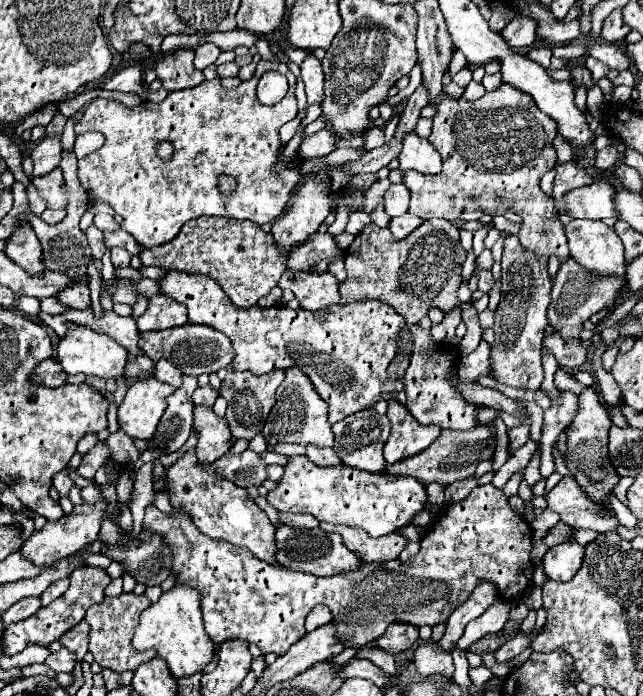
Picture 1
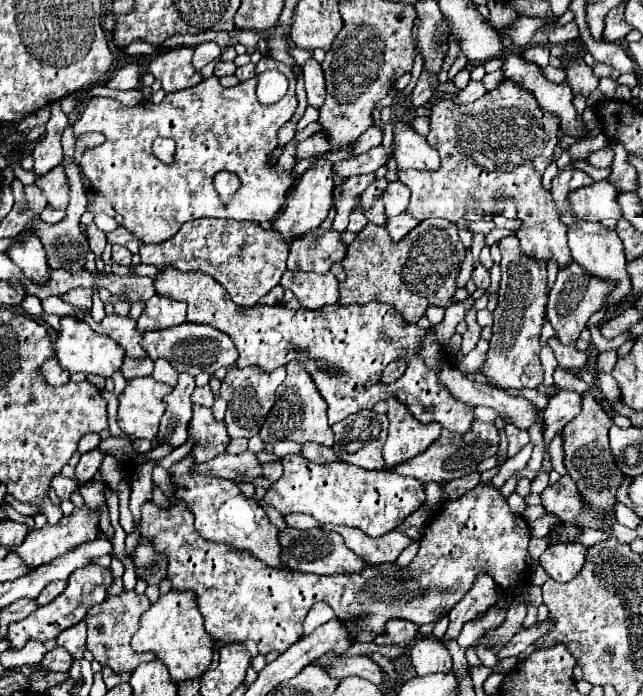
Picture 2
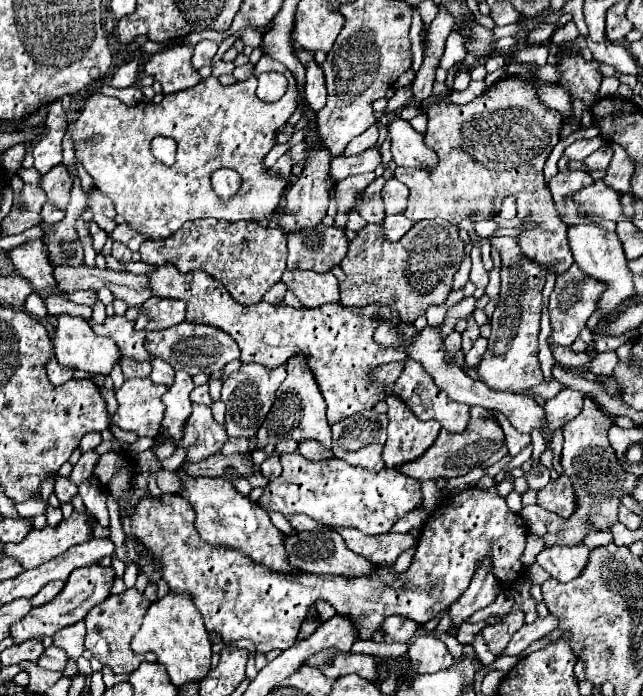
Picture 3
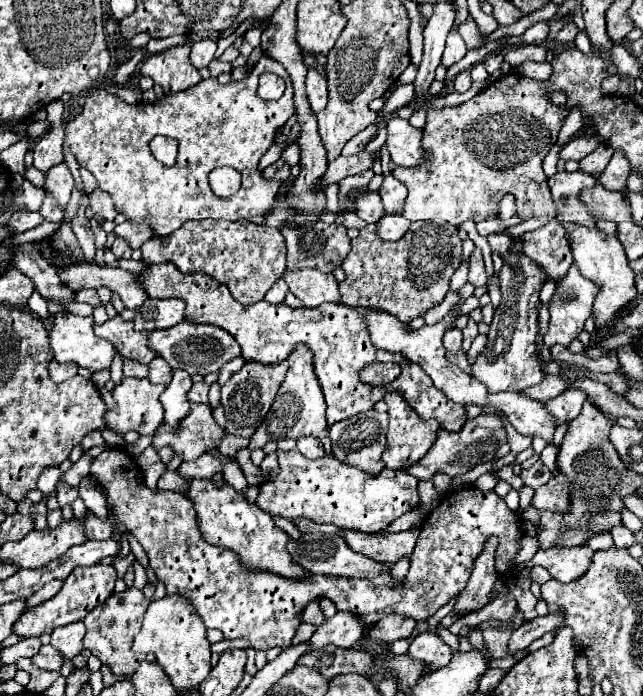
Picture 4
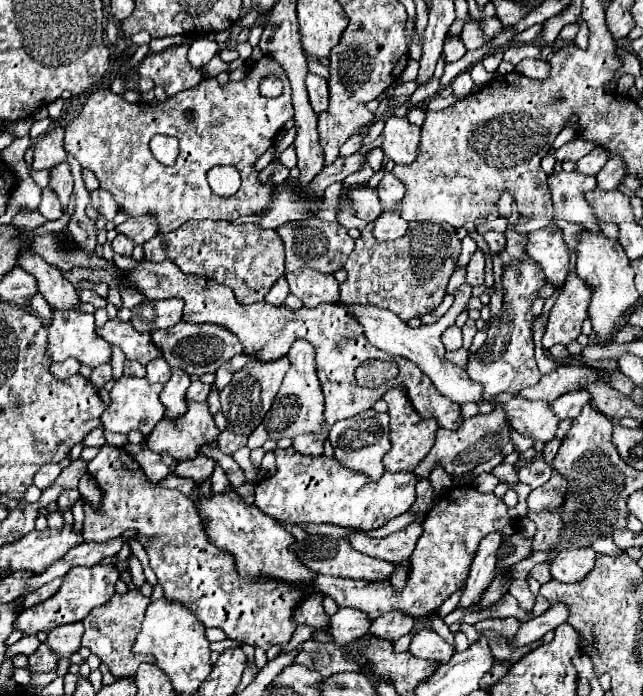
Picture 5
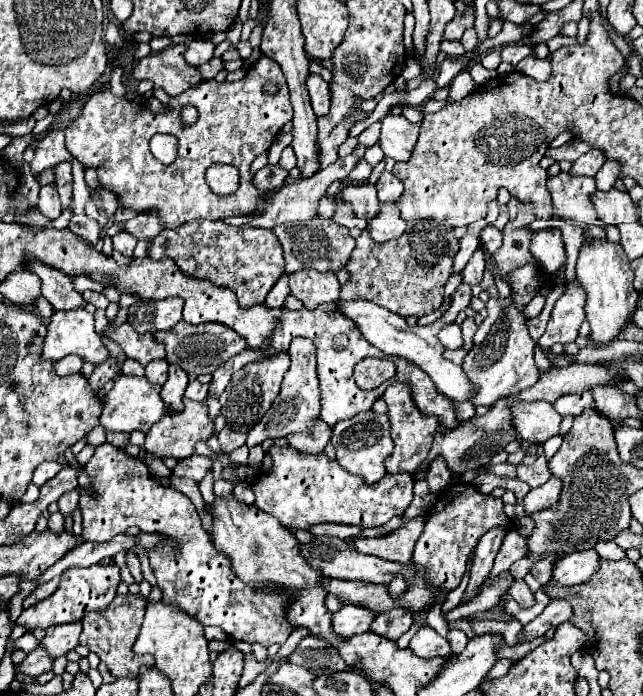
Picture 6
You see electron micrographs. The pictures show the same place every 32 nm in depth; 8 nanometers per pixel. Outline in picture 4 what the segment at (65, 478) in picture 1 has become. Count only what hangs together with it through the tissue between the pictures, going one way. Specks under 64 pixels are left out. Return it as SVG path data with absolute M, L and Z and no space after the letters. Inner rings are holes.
M58 482L58 484L56 484L56 498L58 498L60 506L72 504L72 500L76 500L76 498L78 498L78 488L70 488L68 484Z

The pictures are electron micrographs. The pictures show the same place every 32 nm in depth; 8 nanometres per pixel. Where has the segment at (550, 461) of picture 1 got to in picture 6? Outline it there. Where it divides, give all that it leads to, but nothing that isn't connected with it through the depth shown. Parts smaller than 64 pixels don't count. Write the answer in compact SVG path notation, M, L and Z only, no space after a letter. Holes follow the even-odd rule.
M582 392L582 394L570 394L570 396L562 396L560 400L556 400L552 404L556 408L556 412L564 418L564 416L578 416L586 406L592 406L592 394L590 392Z

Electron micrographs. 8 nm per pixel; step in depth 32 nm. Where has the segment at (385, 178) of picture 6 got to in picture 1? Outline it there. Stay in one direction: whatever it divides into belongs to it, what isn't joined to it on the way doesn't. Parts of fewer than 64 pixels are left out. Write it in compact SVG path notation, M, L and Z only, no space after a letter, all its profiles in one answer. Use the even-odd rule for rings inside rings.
M392 184L384 196L384 208L390 216L402 216L408 212L410 192L404 184Z

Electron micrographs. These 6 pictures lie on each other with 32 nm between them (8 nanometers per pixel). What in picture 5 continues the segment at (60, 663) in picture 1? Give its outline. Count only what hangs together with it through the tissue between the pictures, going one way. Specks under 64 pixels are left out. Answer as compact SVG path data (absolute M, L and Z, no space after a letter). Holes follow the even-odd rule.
M42 644L42 646L38 648L38 652L30 656L30 666L32 666L32 670L36 670L36 672L50 672L50 670L56 670L58 660L60 660L60 658L58 658L50 648L46 648L46 644Z

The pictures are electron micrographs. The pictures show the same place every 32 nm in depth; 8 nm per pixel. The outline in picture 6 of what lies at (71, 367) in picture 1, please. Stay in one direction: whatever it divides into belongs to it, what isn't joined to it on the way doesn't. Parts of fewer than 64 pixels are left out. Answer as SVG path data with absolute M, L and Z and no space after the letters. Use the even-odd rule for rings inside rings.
M84 308L54 312L52 322L48 324L42 358L56 362L68 354L76 354L94 366L110 356L102 338L94 330L94 316Z

